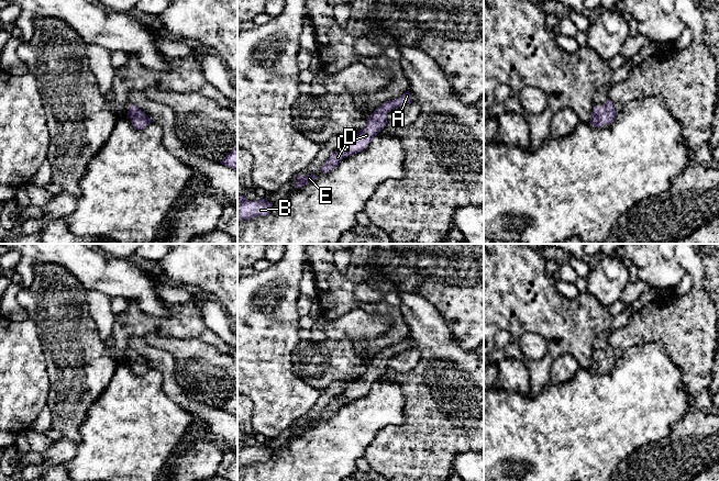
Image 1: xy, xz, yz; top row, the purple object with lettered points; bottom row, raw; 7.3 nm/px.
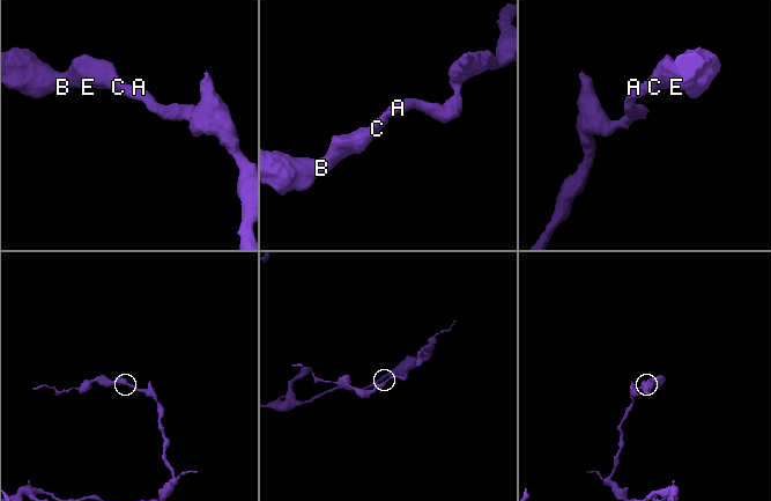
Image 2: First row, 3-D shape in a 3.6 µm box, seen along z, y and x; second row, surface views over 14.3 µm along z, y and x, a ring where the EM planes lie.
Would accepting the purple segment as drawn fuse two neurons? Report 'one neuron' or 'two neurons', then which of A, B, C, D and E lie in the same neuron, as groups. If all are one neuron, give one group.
one neuron; groups A B C D E

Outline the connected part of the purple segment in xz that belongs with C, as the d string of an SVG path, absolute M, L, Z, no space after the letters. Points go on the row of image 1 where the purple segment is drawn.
M409 91L405 92L400 98L389 100L379 105L367 119L366 124L357 133L349 135L345 144L333 152L324 161L321 171L323 174L333 169L343 158L355 155L364 150L372 139L385 127L387 114L406 104L412 102Z

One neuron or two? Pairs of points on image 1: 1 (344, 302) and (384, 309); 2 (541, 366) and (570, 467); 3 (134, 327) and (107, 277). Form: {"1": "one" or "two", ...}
{"1": "one", "2": "two", "3": "two"}

